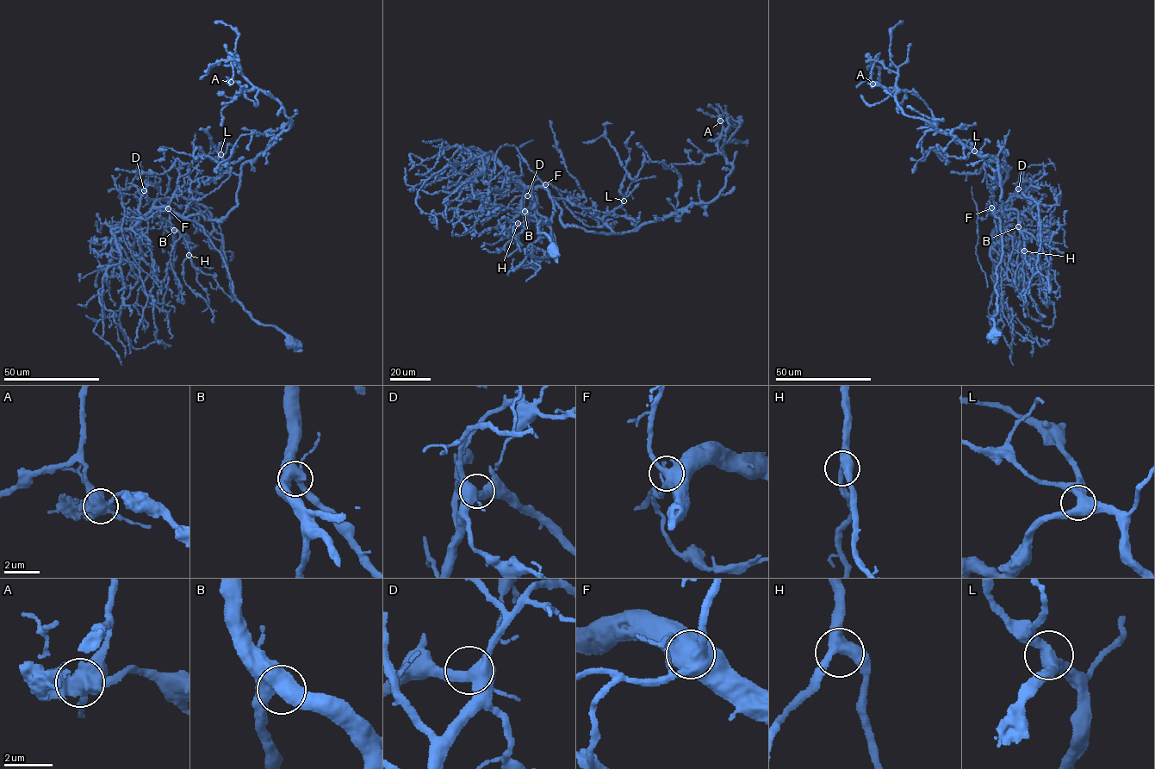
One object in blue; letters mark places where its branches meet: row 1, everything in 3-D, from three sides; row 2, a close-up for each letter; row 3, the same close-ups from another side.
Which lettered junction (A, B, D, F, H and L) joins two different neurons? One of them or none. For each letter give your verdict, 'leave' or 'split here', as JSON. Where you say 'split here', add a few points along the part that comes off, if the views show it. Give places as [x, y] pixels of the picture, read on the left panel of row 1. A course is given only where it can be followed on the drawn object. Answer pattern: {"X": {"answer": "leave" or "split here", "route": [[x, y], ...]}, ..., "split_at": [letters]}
{"A": {"answer": "split here", "route": [[231, 83], [233, 77], [231, 57], [235, 52]]}, "B": {"answer": "leave"}, "D": {"answer": "leave"}, "F": {"answer": "leave"}, "H": {"answer": "leave"}, "L": {"answer": "leave"}, "split_at": ["A"]}

